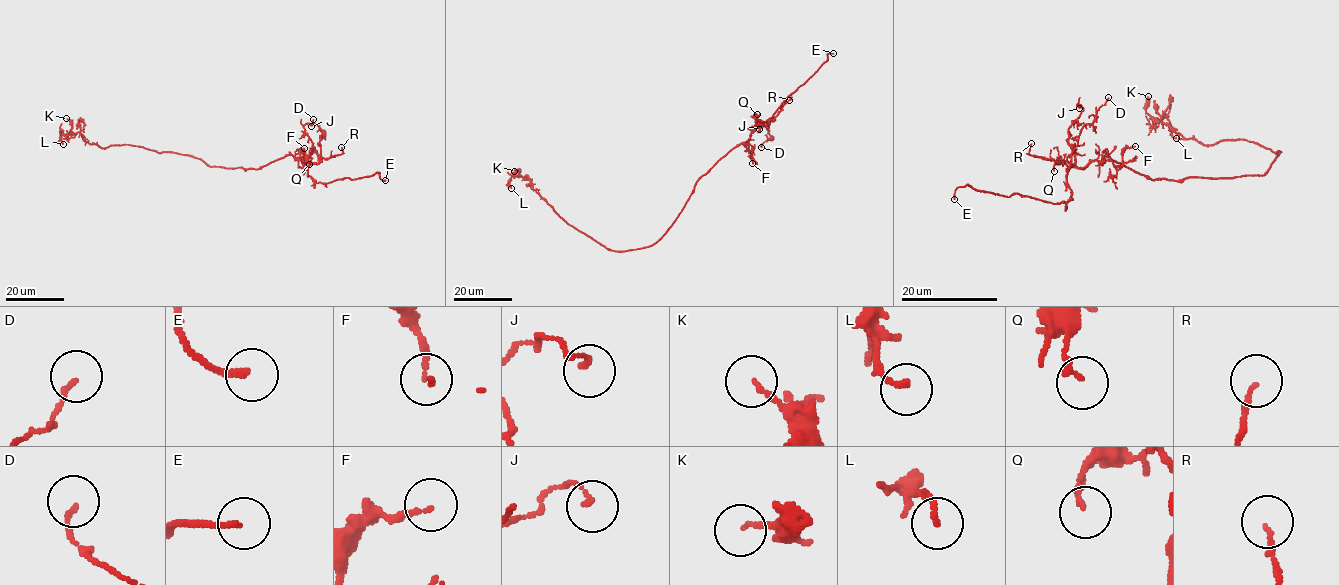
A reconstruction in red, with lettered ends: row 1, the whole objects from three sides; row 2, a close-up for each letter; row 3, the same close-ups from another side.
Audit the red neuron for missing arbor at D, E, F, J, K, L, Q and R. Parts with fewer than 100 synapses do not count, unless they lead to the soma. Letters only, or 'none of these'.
E

